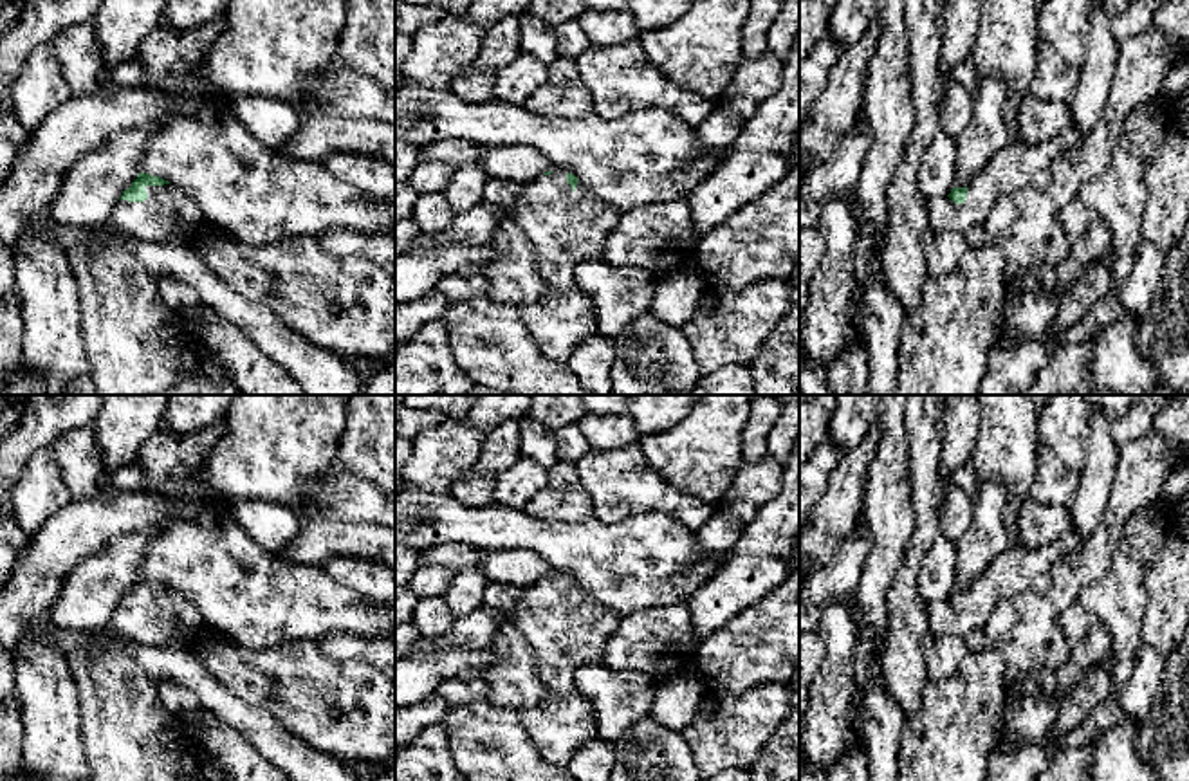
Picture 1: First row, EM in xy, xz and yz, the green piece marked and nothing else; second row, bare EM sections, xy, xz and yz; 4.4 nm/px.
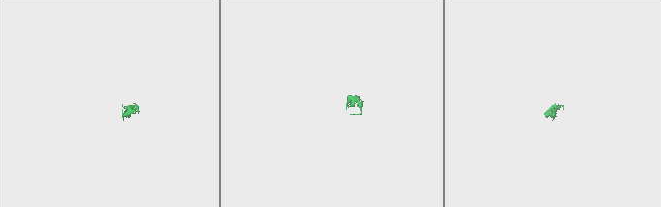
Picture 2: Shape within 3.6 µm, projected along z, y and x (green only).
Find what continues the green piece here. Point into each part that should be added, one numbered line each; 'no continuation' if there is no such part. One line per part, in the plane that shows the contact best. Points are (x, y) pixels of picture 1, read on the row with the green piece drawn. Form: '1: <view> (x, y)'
1: xy (166, 217)

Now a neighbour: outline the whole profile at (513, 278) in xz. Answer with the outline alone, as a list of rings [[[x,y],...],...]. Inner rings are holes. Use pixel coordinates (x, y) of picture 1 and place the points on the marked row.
[[[511,216],[502,218],[491,245],[500,254],[478,269],[487,280],[489,298],[520,307],[534,303],[547,292],[547,283],[539,276],[536,251]]]

